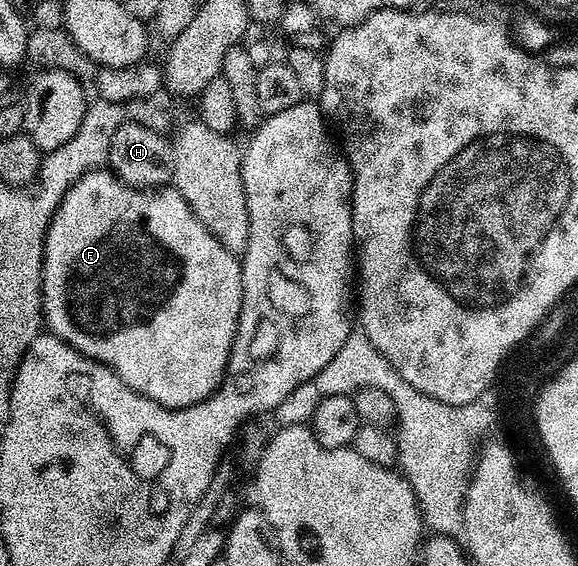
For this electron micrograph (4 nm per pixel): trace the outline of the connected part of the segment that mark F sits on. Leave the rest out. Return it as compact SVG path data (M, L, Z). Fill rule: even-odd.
M96 170L87 172L61 198L53 218L49 222L49 230L43 247L43 318L46 327L57 335L71 348L76 348L82 356L111 368L133 390L142 396L153 398L166 408L184 408L193 406L205 398L209 398L219 389L223 380L223 373L227 370L229 354L233 346L233 338L237 334L237 322L241 314L241 270L240 257L235 256L193 214L193 210L181 198L181 194L173 186L162 188L134 188L124 184L114 172L110 170Z

